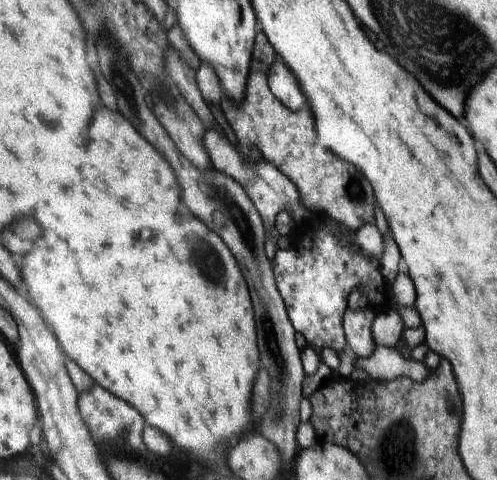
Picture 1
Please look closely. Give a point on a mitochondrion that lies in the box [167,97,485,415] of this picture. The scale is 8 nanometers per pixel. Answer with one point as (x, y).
(227, 205)

